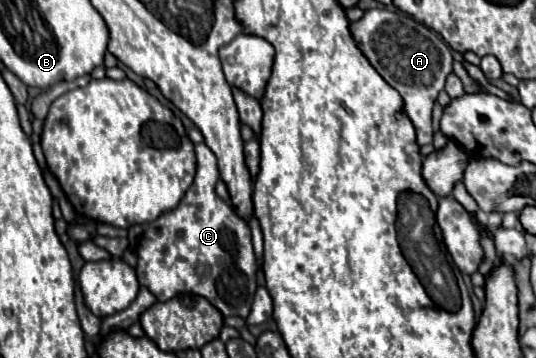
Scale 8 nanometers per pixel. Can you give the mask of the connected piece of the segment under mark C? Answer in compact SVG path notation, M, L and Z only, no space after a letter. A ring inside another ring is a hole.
M199 143L195 145L195 157L197 173L181 203L145 225L137 253L137 279L157 297L157 301L167 301L179 293L201 295L225 317L237 315L245 319L257 289L251 229L235 215L227 201L215 195L219 169L211 149L205 143ZM199 265L207 265L207 271L197 273Z

